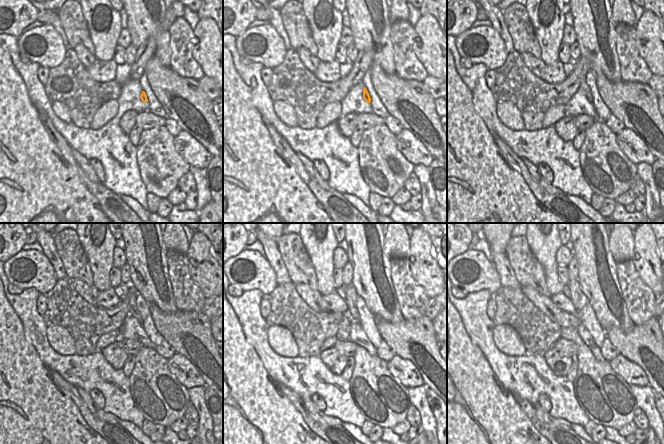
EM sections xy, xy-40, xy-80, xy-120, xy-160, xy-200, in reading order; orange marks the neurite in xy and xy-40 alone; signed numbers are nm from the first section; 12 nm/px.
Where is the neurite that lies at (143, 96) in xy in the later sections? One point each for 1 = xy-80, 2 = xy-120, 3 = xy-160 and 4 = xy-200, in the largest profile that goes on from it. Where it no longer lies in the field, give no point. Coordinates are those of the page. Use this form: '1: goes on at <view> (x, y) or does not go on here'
1: goes on at xy-80 (583, 85)
2: goes on at xy-120 (131, 292)
3: goes on at xy-160 (351, 294)
4: goes on at xy-200 (574, 287)

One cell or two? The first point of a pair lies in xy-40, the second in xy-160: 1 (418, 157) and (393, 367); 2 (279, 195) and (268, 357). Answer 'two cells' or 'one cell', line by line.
1: one cell
2: two cells

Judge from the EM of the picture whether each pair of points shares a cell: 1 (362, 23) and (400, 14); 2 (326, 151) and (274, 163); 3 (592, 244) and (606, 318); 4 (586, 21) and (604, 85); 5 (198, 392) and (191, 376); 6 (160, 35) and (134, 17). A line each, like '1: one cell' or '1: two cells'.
1: two cells
2: two cells
3: one cell
4: two cells
5: two cells
6: one cell

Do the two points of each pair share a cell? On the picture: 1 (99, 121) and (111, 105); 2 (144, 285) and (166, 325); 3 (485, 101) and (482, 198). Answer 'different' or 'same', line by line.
1: same
2: different
3: different

